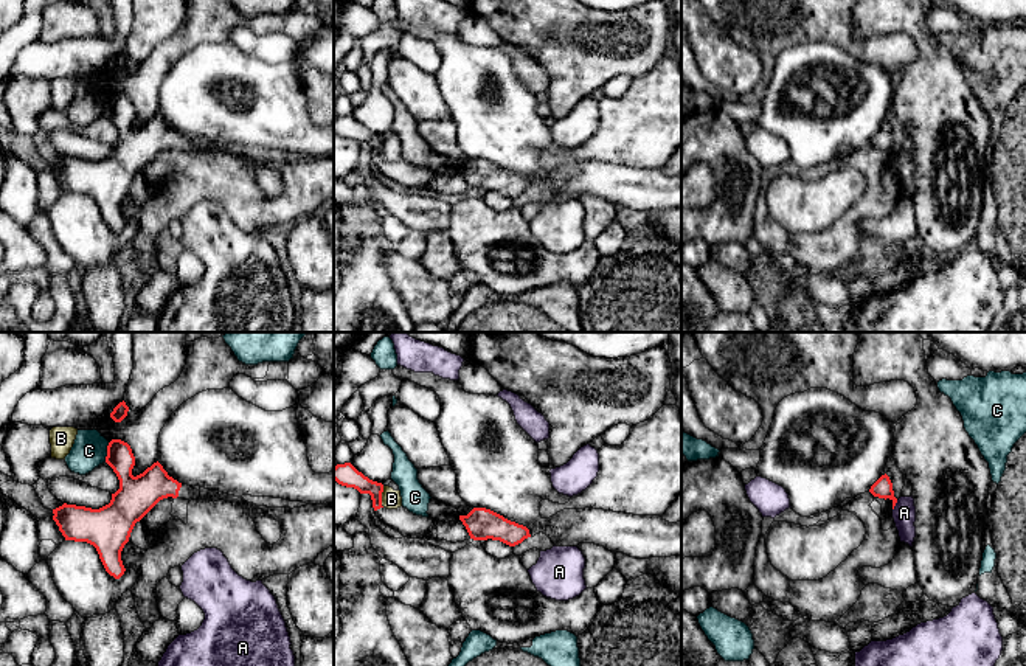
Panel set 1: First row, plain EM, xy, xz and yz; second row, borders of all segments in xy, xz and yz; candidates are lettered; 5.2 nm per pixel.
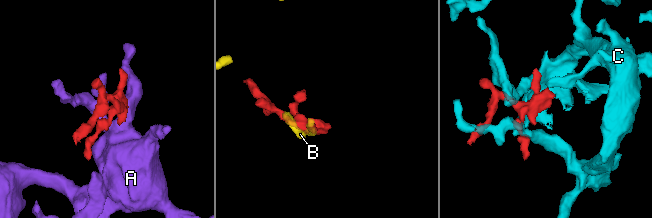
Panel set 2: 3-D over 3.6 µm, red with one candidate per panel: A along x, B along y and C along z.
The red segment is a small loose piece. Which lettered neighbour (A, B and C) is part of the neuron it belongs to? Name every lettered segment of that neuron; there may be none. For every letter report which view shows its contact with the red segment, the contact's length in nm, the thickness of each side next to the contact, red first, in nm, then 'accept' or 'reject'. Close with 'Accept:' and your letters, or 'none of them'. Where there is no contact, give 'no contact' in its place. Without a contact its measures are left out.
A: yz | 60 nm | 100/120 nm | reject
B: xz | 110 nm | 110/100 nm | reject
C: xy | 110 nm | 170/180 nm | reject
Accept: none of them

